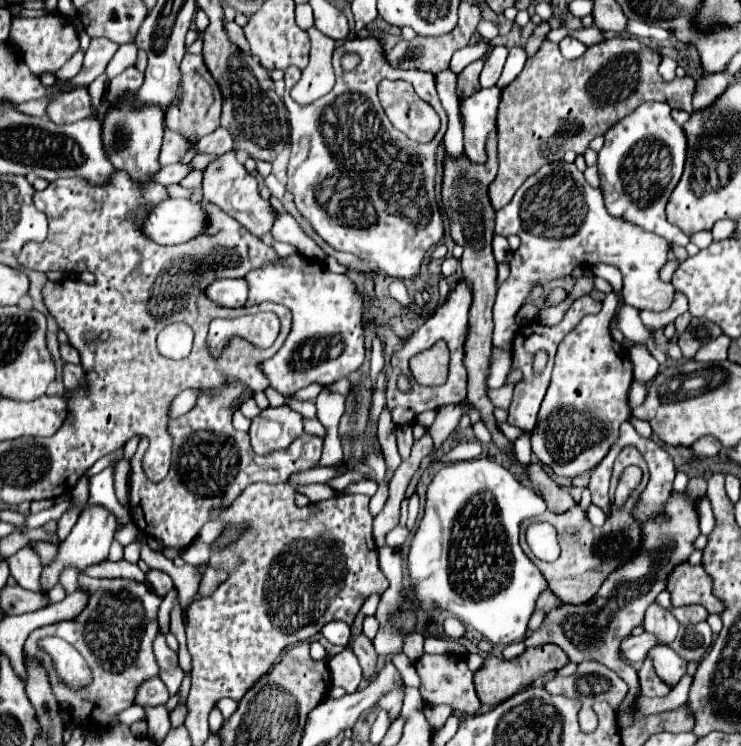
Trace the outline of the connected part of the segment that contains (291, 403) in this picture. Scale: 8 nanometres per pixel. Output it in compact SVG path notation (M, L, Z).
M288 397L288 399L286 399L286 405L288 405L290 409L296 409L302 417L308 417L308 419L316 417L316 405L314 405L314 401L298 401L298 399L294 399L294 397Z

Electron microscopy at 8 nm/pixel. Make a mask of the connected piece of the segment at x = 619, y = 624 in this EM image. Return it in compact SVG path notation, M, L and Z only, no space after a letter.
M704 477L690 479L688 495L672 493L672 497L668 499L670 503L666 503L666 507L664 507L664 513L658 519L654 519L652 523L642 525L642 549L638 551L638 555L634 555L634 559L628 559L626 563L622 563L622 567L618 567L618 571L612 571L610 577L606 579L606 583L602 583L602 587L598 589L598 595L594 595L594 599L590 603L582 603L582 605L562 603L560 607L552 609L546 615L544 623L532 635L528 635L524 639L526 647L536 647L536 645L542 645L548 641L556 643L568 653L570 661L576 665L582 663L584 659L594 659L594 661L606 665L608 669L616 671L630 685L626 703L622 705L622 711L618 711L620 729L632 725L632 721L636 719L634 711L630 709L630 701L638 695L636 669L632 665L628 665L626 661L622 661L620 643L624 637L630 635L630 631L634 627L638 627L642 623L646 607L664 589L666 579L670 577L670 571L674 571L674 567L678 567L678 563L686 563L690 553L694 551L692 543L700 535L700 529L698 529L698 513L696 513L692 501L702 497L704 493L706 493Z

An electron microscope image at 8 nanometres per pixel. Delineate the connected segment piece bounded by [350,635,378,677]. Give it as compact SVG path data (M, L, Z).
M360 635L360 637L356 637L356 639L352 639L352 641L350 641L350 647L354 649L354 653L356 653L356 657L358 657L360 665L362 665L364 675L366 675L366 677L370 677L370 675L374 673L376 657L378 657L378 655L376 655L376 651L374 651L374 647L372 647L372 641L370 641L368 637Z

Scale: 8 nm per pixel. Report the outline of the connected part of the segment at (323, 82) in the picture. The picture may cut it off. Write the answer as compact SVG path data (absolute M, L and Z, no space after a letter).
M316 27L308 29L312 49L310 49L310 63L302 71L302 79L292 87L290 95L296 103L310 105L316 99L324 97L334 87L334 71L332 71L332 53L334 45L330 45L330 39L320 33Z

